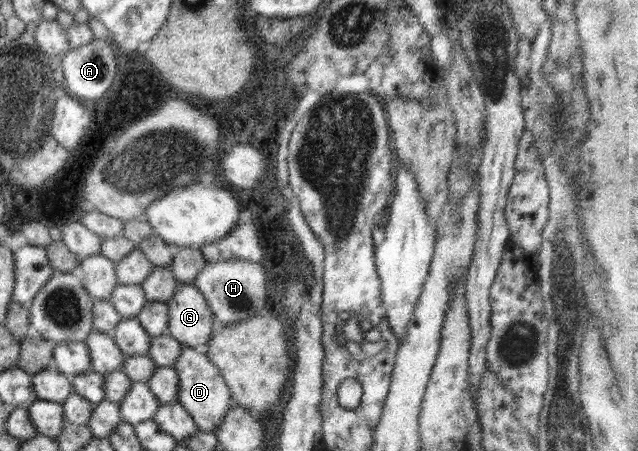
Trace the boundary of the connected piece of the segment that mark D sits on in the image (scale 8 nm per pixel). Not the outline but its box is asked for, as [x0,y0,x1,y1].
[173,345,236,432]

